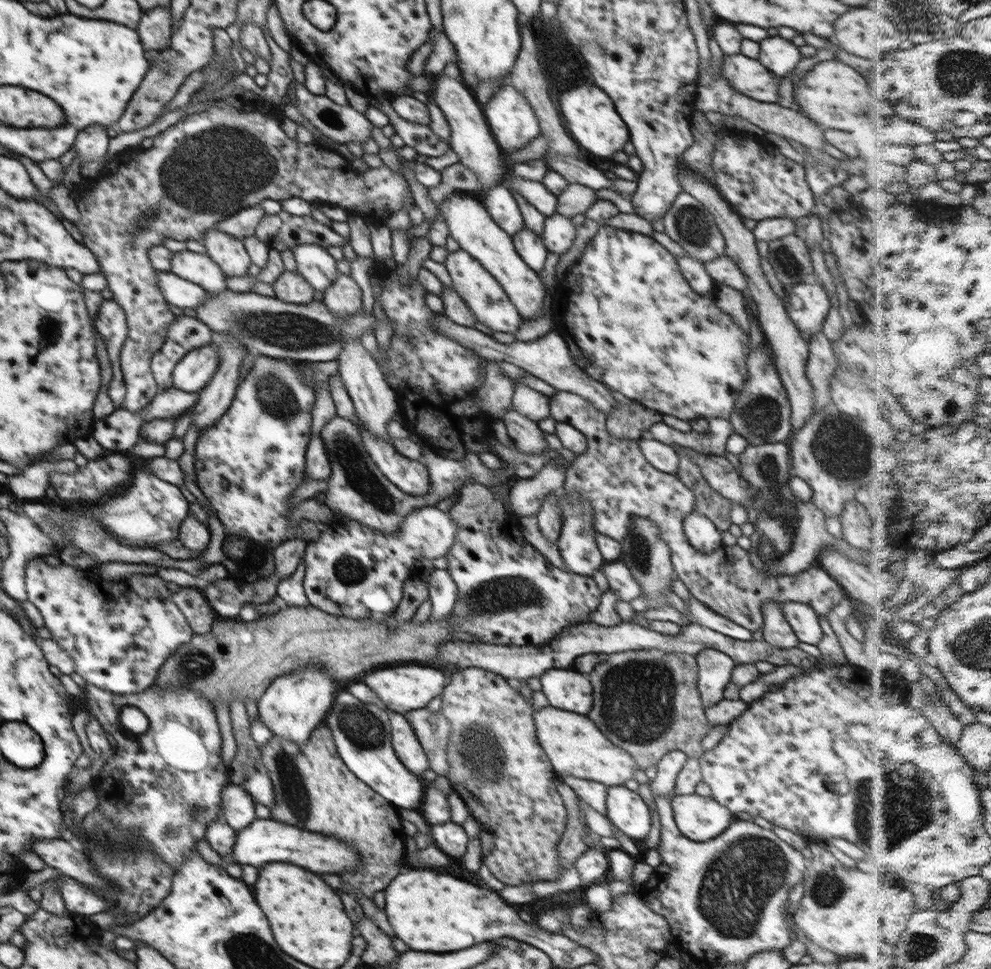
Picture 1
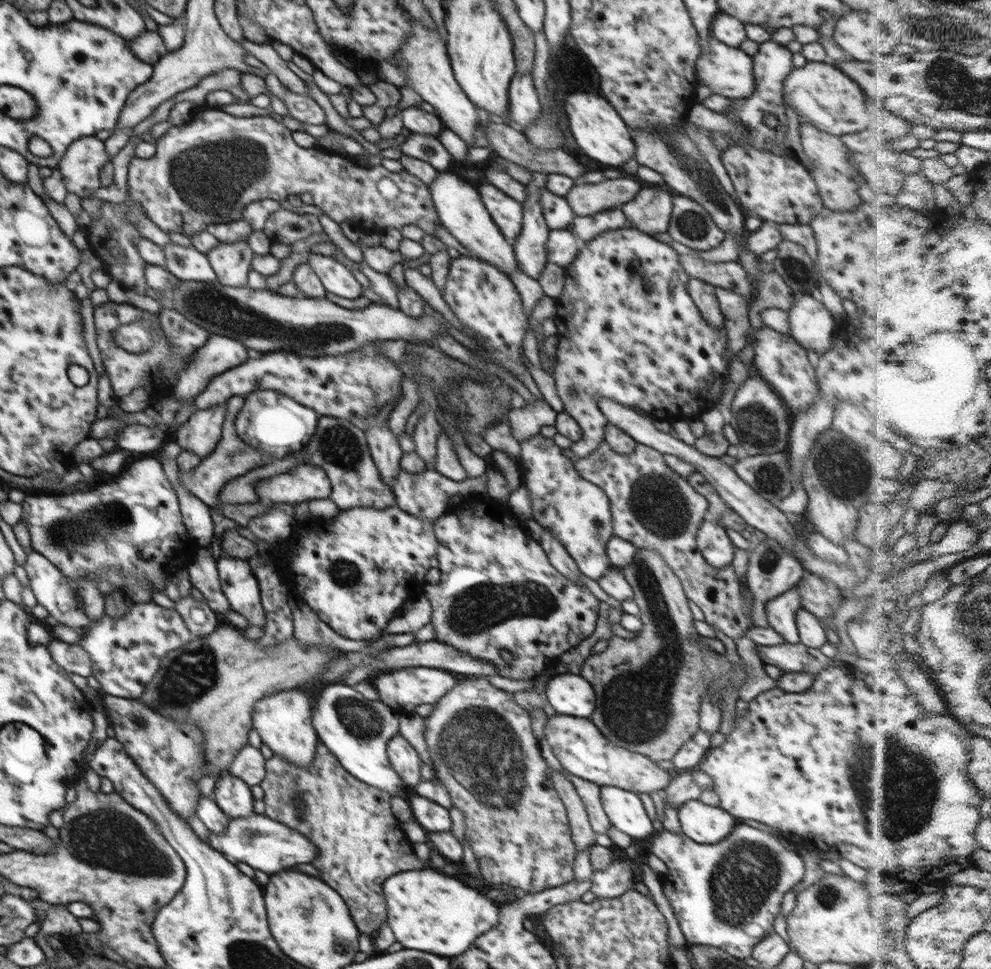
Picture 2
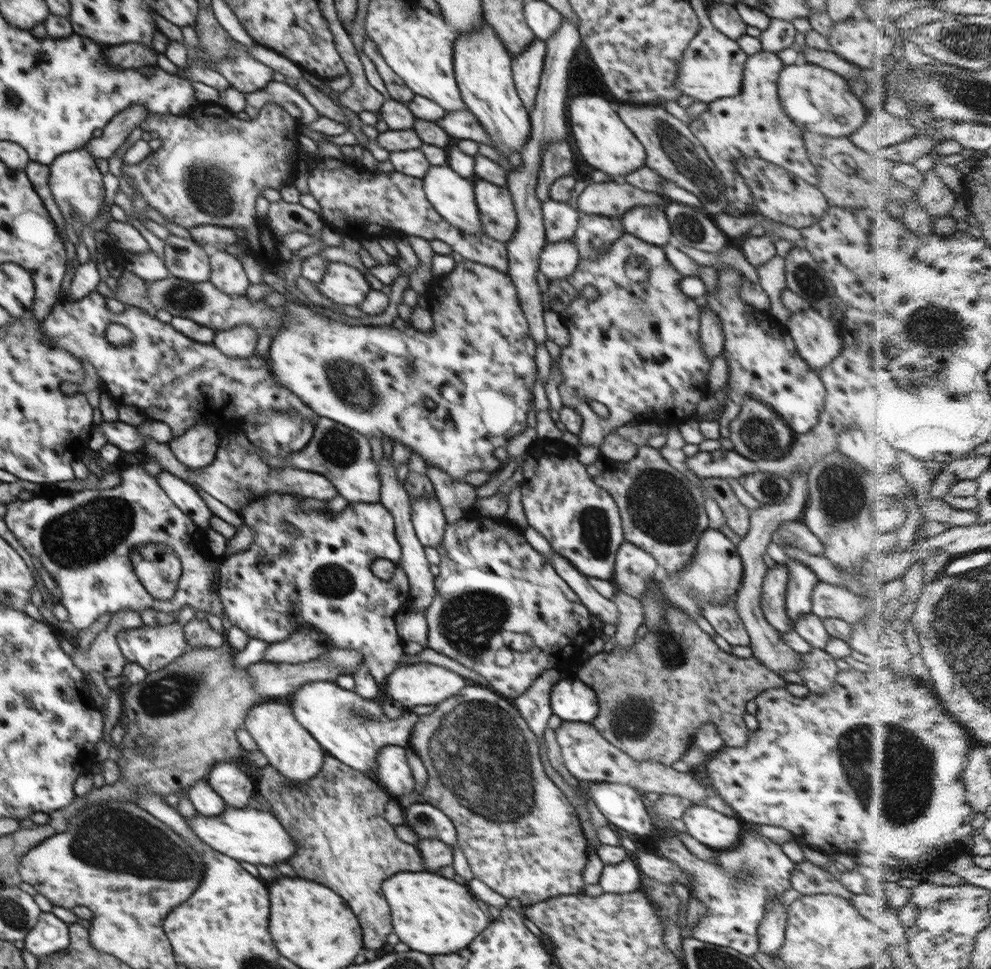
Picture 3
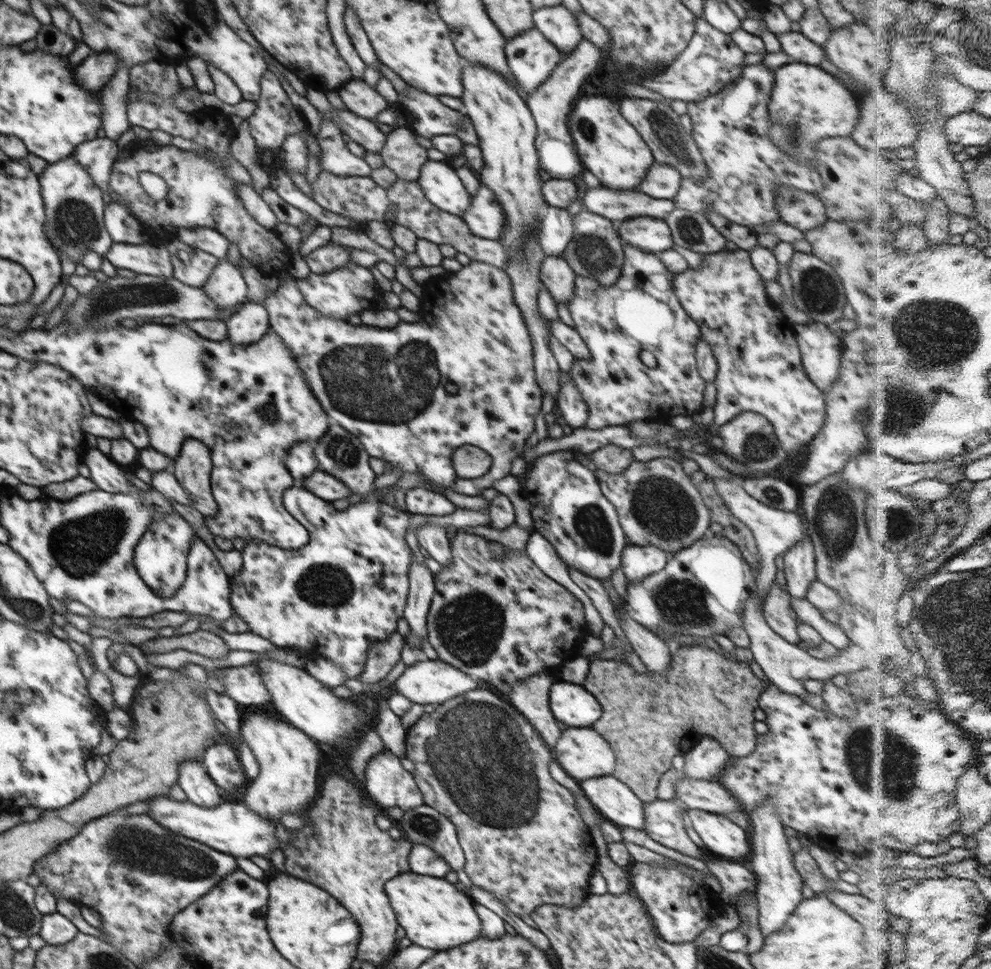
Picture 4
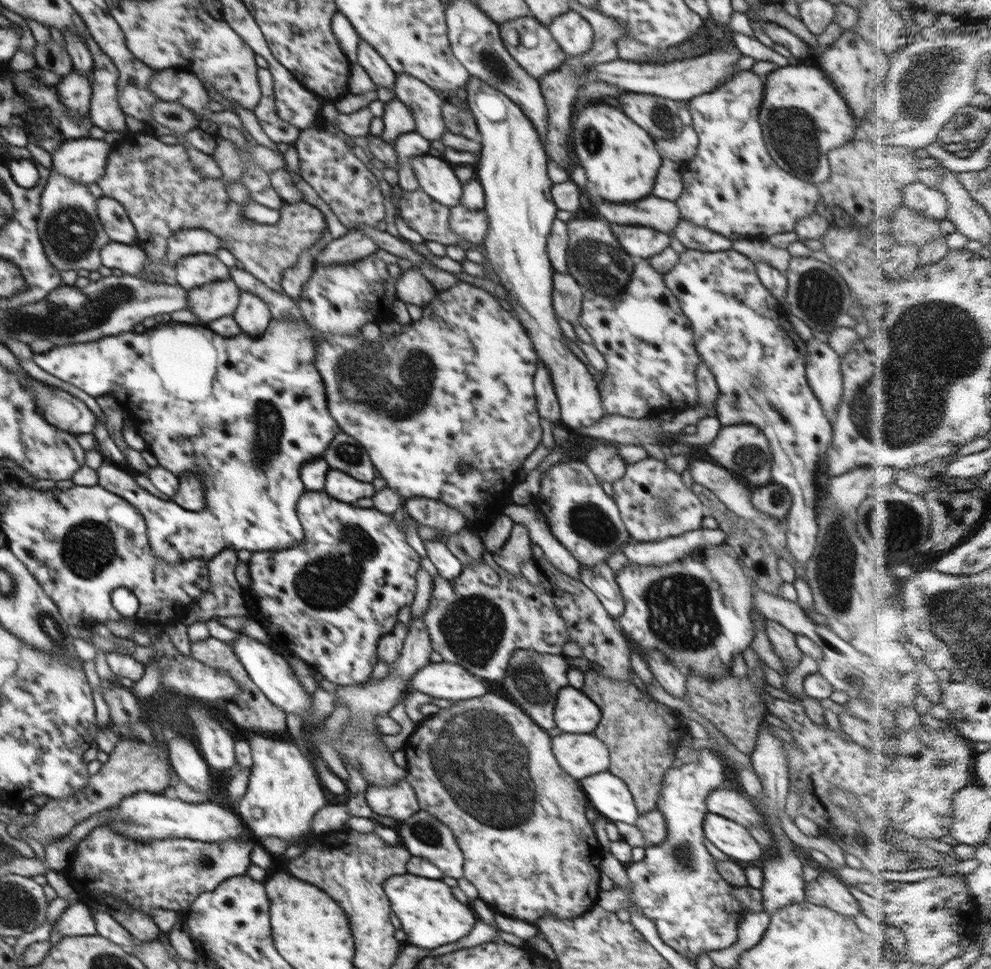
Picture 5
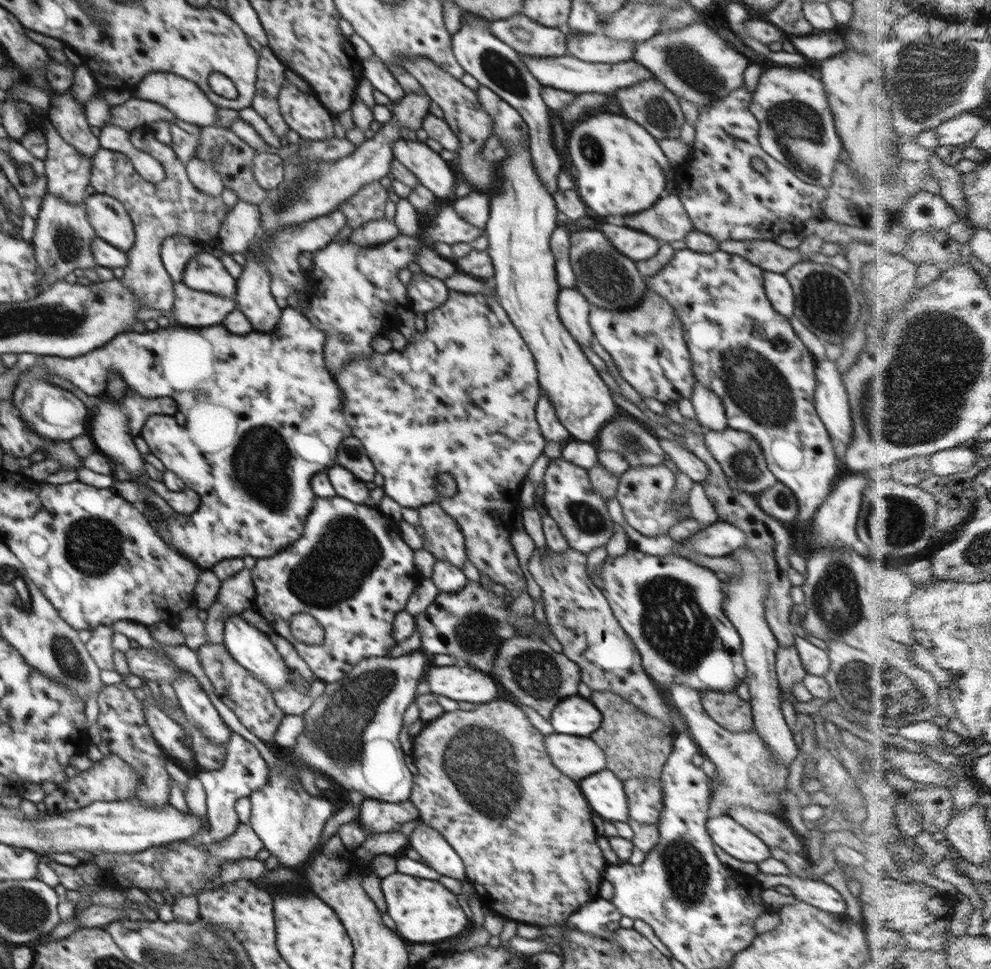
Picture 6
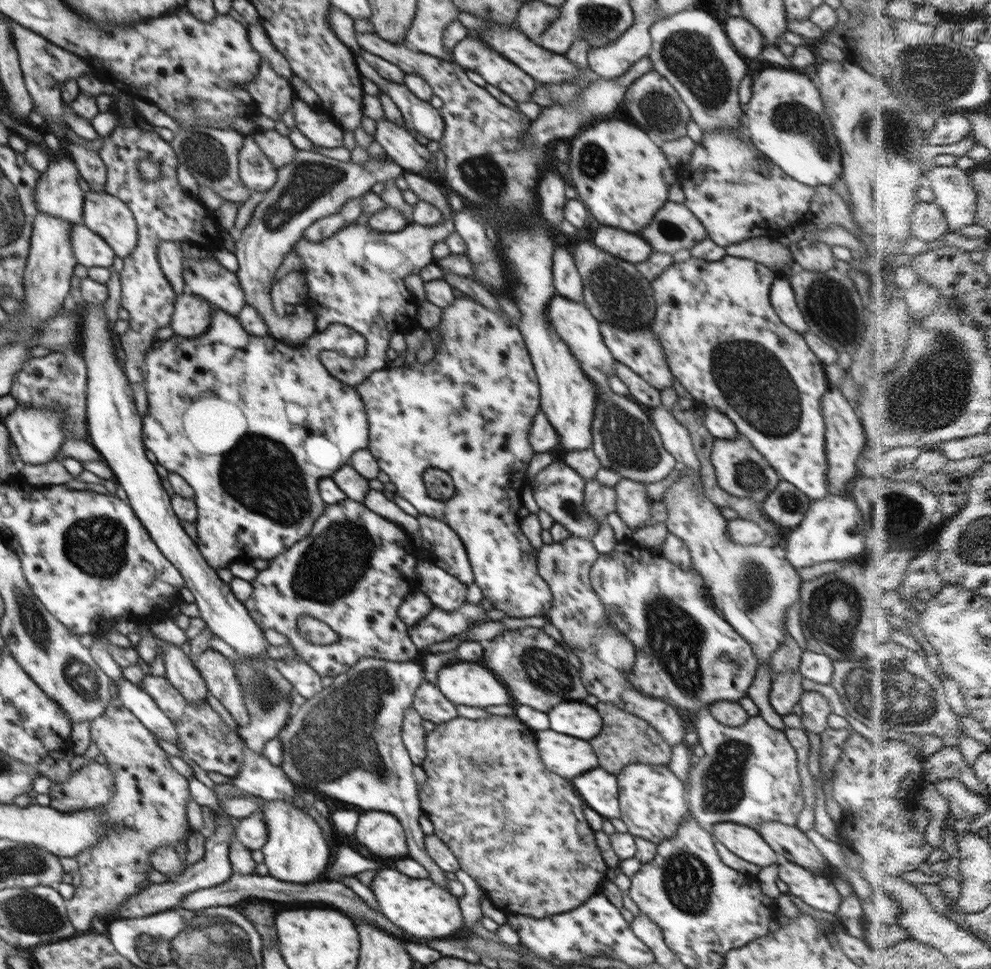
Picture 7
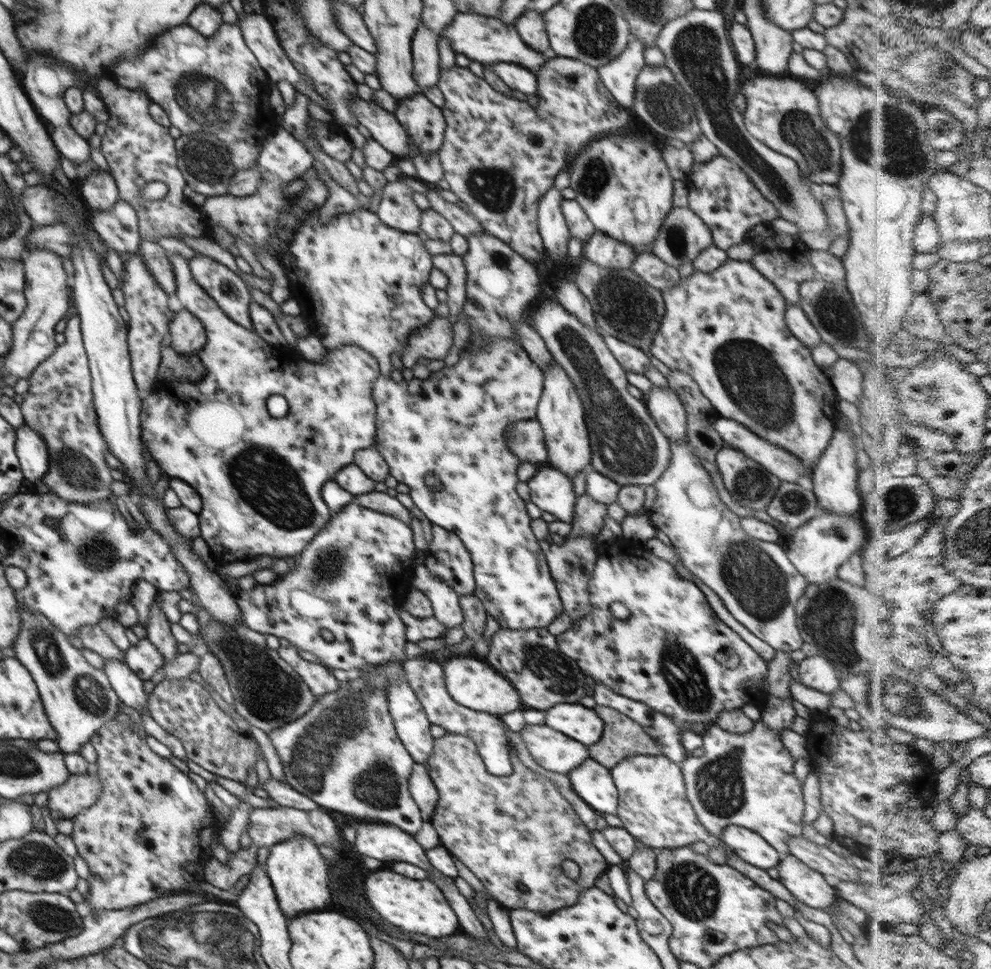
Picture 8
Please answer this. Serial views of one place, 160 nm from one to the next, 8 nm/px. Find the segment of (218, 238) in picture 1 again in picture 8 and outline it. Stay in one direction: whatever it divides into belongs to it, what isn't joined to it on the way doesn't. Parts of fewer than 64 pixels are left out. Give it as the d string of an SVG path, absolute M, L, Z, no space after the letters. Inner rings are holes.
M188 309L174 313L169 324L171 346L184 355L192 355L207 345L207 331L202 322Z

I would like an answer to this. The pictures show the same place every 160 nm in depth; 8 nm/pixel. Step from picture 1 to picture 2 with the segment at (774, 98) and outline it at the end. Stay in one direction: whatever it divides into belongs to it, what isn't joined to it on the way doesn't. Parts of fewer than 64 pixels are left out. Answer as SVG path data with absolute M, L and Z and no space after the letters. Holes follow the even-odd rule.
M712 33L708 35L706 50L701 52L698 60L696 60L695 78L697 79L697 85L706 86L712 91L712 94L730 99L748 98L756 90L753 58L739 48L718 42Z

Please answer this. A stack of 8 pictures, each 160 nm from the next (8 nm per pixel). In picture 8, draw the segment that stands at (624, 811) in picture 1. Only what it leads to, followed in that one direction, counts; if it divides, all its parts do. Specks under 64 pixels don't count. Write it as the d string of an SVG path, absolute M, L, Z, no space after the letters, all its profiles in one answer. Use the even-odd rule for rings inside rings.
M588 758L567 774L571 788L598 814L616 814L619 794L614 784L611 769Z

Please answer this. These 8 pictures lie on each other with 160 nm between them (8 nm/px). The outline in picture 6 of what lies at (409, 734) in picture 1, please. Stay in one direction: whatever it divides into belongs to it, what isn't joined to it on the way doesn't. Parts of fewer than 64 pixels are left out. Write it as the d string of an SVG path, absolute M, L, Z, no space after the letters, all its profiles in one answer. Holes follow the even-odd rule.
M366 798L359 808L359 820L367 835L379 832L398 832L405 822L419 818L416 806L408 800L390 803Z

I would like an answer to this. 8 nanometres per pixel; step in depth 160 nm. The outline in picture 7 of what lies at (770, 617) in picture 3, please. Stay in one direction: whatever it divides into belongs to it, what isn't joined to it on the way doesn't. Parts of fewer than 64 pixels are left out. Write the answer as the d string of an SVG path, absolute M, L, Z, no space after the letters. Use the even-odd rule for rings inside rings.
M799 671L774 674L769 701L771 707L781 716L792 714L794 705L799 702L803 692L803 676Z

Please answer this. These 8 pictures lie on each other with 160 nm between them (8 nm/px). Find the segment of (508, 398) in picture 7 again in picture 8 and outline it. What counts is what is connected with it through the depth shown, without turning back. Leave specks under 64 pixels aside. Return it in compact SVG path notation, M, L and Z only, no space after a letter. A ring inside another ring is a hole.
M478 334L479 346L468 346L459 356L458 363L452 367L443 367L438 371L432 371L428 379L412 379L411 382L395 382L391 377L379 374L373 382L373 397L375 400L376 415L376 446L383 454L384 460L388 463L390 475L394 476L399 483L409 486L408 494L416 507L418 507L430 520L450 533L456 534L457 538L468 550L473 563L473 577L475 578L475 596L482 601L486 612L496 619L501 628L510 630L530 630L531 628L547 628L563 613L563 605L558 596L558 590L548 568L544 552L534 536L530 523L530 515L525 507L525 501L516 493L517 468L521 463L519 458L511 452L505 441L506 428L513 422L524 419L537 418L537 406L543 391L544 373L543 370L529 357L529 354L521 347L520 341L501 336L487 336Z

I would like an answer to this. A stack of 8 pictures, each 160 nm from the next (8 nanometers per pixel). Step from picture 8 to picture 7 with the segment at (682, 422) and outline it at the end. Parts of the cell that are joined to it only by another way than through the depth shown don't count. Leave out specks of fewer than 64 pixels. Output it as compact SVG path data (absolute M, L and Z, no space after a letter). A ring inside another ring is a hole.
M660 405L653 407L650 412L653 425L660 433L664 448L678 462L685 464L685 467L698 471L701 469L700 461L696 456L690 433L680 421L676 420L672 411Z

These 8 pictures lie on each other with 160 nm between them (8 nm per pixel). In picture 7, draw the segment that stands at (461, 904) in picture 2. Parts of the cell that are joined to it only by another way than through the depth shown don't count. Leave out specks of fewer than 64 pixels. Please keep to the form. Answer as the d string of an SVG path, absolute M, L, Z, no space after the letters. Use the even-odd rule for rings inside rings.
M391 867L380 870L371 884L369 888L372 888L378 900L378 908L390 922L396 922L396 926L406 930L410 936L438 939L452 937L464 926L464 918L458 906L459 899L456 900L445 888L442 890L441 886L436 886L430 880L408 878Z

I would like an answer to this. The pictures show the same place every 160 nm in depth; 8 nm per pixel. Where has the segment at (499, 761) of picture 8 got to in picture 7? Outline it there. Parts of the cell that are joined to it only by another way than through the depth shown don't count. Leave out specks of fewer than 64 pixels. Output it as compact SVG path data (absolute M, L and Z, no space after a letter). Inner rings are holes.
M424 678L415 690L411 705L424 720L430 720L434 724L447 723L459 716L456 707L454 707L455 703L442 694L438 685L434 685Z

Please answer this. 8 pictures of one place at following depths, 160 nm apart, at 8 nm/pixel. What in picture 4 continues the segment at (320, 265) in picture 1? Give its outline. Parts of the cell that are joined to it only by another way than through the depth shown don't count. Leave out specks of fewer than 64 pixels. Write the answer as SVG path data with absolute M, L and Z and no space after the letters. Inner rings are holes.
M353 262L327 273L311 272L306 278L296 281L297 289L314 310L328 318L342 321L347 321L352 314L360 315L364 310L377 309L377 298L383 292L376 283L370 267L362 267Z

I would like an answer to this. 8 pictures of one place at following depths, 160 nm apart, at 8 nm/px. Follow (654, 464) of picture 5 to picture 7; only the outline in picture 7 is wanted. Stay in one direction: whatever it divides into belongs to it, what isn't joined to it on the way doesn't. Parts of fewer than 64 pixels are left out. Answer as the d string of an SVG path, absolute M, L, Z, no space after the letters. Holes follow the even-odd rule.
M621 478L614 487L616 511L630 529L646 527L650 522L652 499L646 493L648 482Z

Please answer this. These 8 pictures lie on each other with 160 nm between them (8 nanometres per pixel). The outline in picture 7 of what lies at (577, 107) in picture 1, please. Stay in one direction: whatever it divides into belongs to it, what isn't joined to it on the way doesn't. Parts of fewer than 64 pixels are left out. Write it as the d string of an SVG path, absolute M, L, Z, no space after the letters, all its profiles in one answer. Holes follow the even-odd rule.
M610 120L610 122L587 126L570 139L572 145L568 148L567 159L570 182L574 184L577 199L580 198L586 204L588 212L604 226L612 226L612 228L620 228L620 230L632 233L638 233L642 228L646 228L650 224L652 216L669 200L670 186L677 183L675 171L658 146L659 142L653 137L653 134L648 134L636 126L630 126L620 120Z

